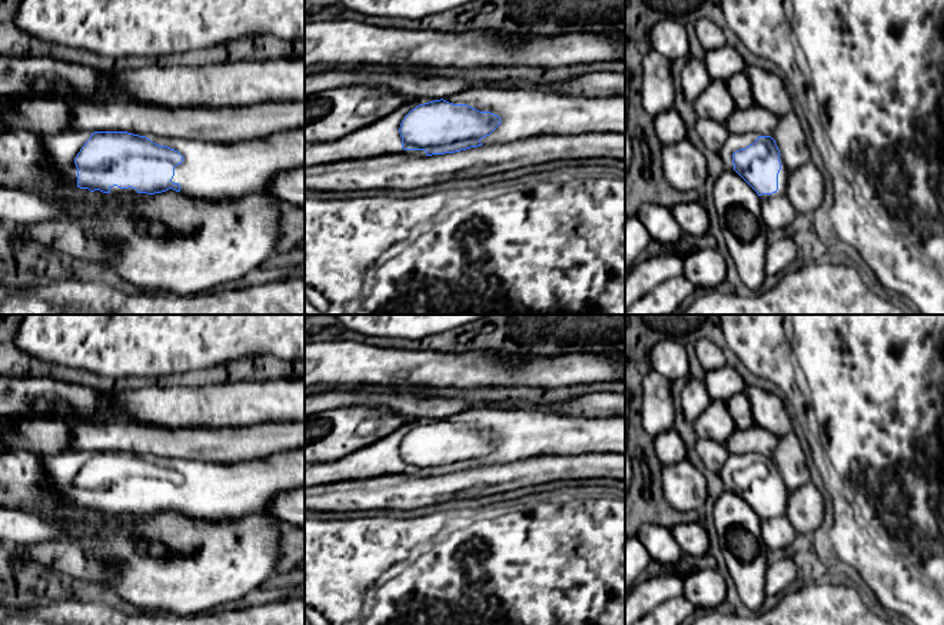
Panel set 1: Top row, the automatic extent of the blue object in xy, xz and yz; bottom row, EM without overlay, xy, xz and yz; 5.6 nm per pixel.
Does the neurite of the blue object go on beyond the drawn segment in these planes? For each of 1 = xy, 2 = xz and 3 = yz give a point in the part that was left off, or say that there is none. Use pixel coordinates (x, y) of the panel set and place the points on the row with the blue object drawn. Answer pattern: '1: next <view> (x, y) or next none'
1: next xy (209, 170)
2: next xz (524, 113)
3: next yz (734, 142)

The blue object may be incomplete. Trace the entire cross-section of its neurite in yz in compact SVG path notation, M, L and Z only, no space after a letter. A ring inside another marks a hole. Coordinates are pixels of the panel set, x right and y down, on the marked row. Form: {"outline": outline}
{"outline": "M729 133L718 154L762 200L787 193L790 172L771 136Z"}

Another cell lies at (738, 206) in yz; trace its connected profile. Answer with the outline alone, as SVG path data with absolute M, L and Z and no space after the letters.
M724 169L712 186L712 199L718 212L718 220L727 250L729 252L741 283L748 293L761 290L767 272L761 266L761 260L767 255L767 235L768 229L761 220L761 196L734 170Z

